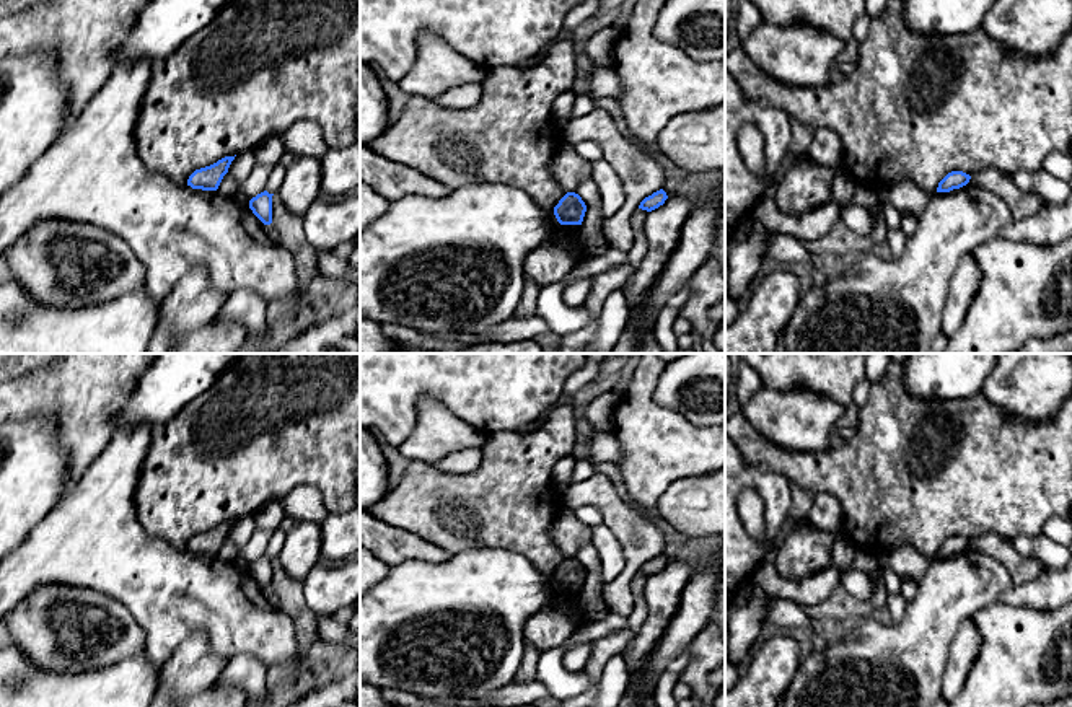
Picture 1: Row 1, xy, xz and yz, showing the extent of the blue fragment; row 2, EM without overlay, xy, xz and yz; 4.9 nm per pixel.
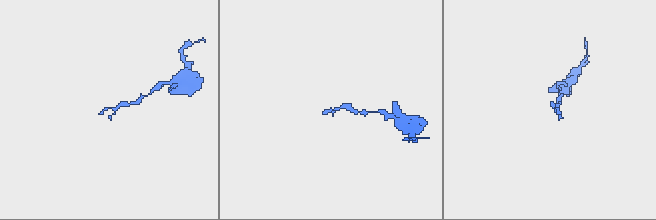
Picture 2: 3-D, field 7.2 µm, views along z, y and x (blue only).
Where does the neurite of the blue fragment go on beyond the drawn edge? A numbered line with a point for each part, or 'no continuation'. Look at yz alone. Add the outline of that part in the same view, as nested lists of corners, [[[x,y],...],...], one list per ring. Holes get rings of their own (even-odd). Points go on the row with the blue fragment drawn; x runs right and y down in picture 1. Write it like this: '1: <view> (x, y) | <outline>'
no continuation

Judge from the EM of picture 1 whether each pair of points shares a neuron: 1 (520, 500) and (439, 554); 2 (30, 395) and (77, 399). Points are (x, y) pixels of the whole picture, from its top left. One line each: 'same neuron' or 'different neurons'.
1: different neurons
2: same neuron

